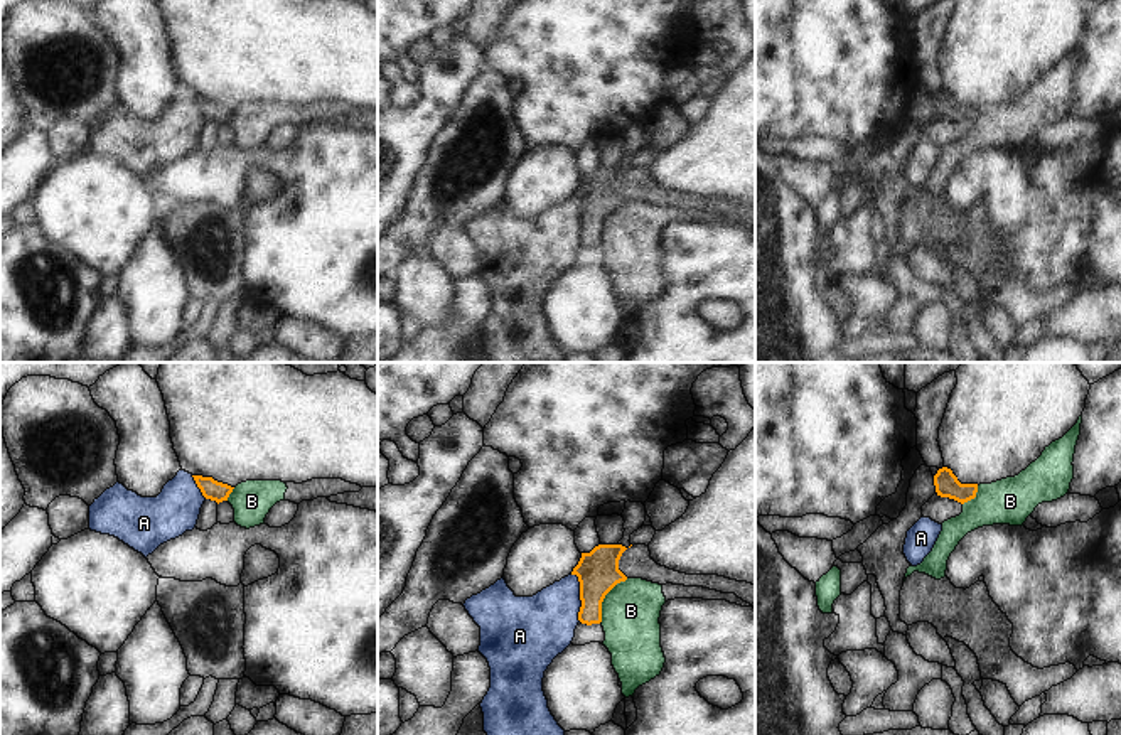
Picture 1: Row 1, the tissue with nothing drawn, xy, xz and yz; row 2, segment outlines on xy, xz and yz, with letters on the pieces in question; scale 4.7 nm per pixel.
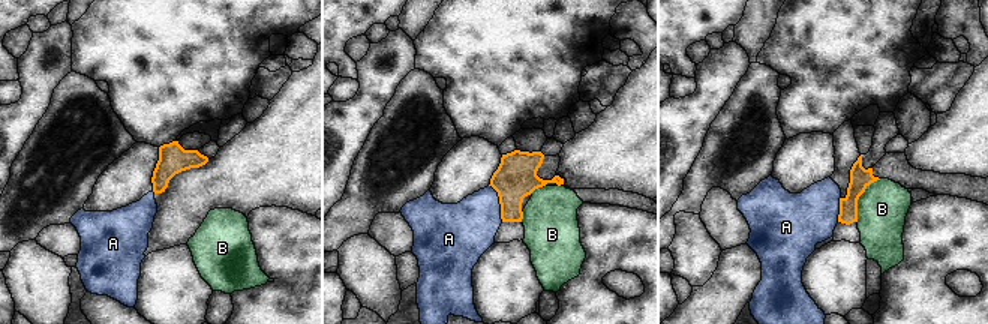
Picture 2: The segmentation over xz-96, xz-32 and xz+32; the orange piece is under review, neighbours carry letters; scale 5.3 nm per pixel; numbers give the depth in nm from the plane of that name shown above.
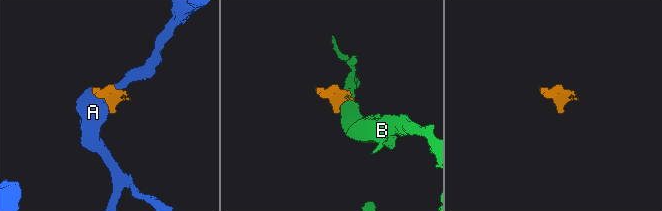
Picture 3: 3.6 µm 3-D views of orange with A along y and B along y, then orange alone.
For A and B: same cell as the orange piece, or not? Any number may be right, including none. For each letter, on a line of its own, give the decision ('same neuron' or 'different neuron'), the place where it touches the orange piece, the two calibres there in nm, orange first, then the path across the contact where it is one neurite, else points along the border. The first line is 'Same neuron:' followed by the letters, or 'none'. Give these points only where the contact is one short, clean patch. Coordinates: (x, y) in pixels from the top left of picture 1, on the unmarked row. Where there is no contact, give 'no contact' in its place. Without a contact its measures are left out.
Same neuron: none
A: different neuron; meets orange in xz at (580, 219); 200 nm thick on the orange side, 320 nm on the other; border along xz (572, 196), (579, 204), (580, 243)
B: different neuron; meets orange in xz at (604, 219); 200 nm thick on the orange side, 280 nm on the other; border along xz (627, 201), (621, 203), (606, 218), (599, 245)

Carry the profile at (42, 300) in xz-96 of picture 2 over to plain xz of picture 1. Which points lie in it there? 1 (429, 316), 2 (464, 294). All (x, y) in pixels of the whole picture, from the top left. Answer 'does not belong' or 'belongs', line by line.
1: belongs
2: does not belong

